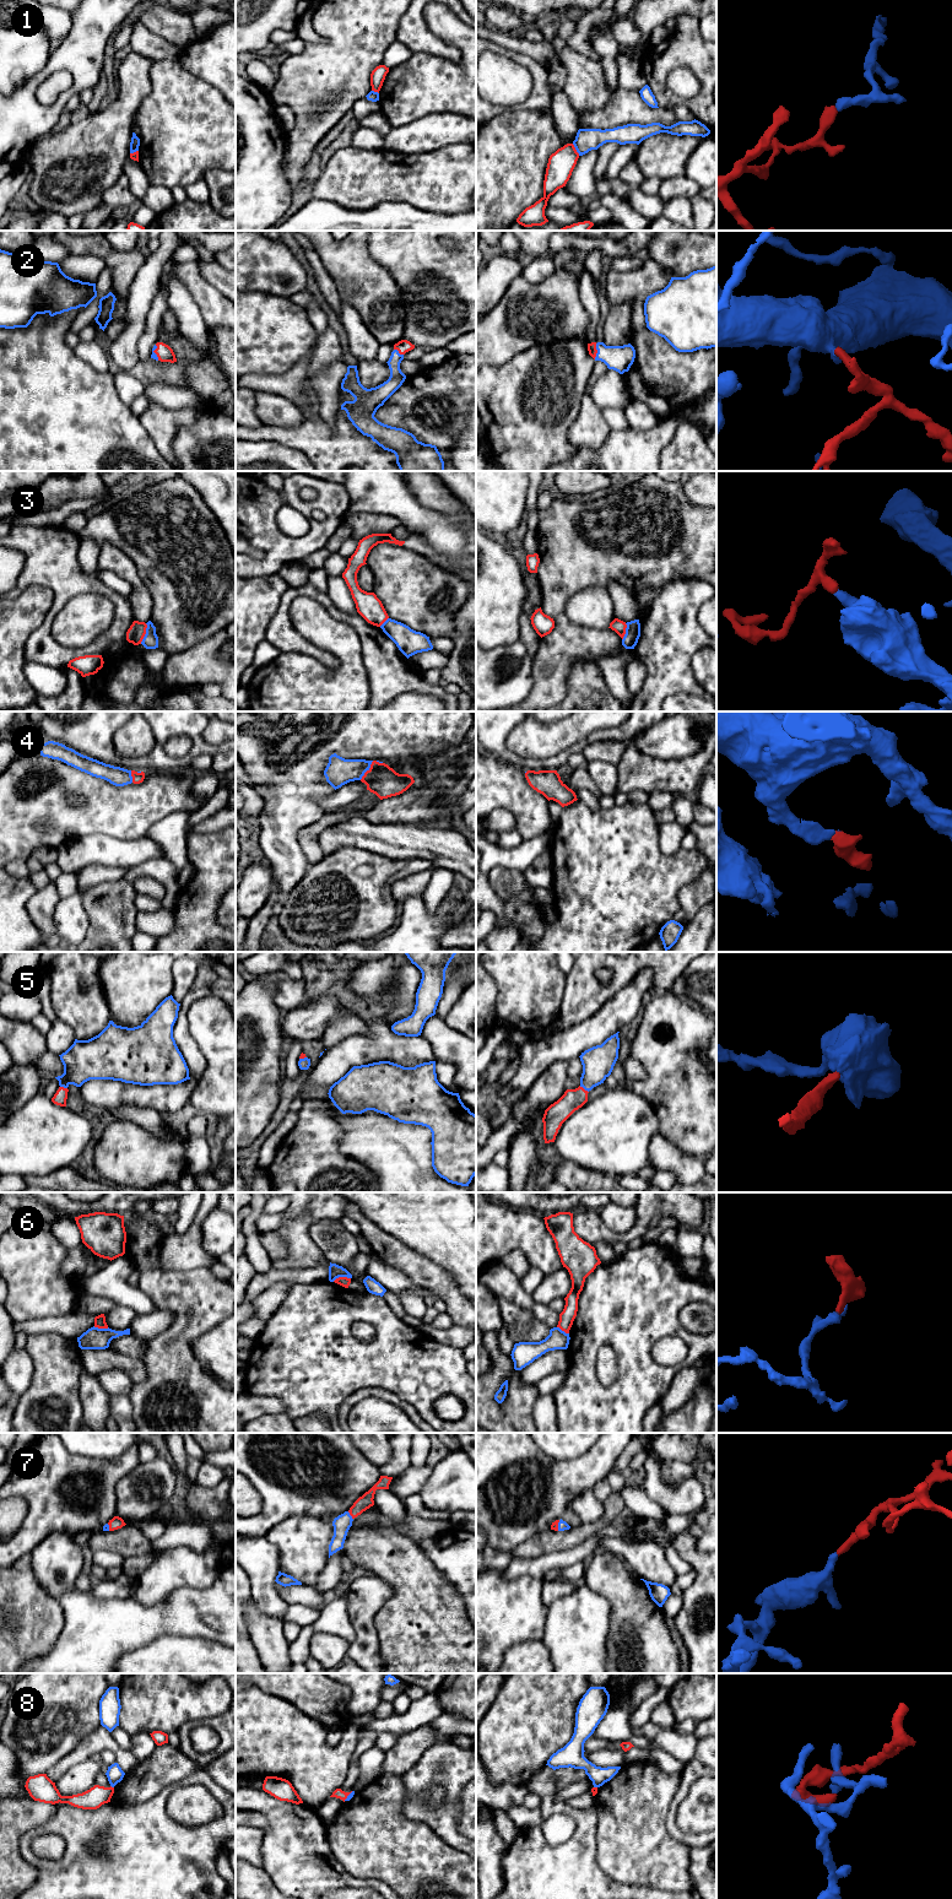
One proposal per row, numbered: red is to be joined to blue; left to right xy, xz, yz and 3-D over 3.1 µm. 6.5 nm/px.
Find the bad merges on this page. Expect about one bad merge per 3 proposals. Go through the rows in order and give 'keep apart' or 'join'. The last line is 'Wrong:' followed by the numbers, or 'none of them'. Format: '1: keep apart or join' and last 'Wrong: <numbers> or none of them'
1: keep apart
2: join
3: keep apart
4: join
5: join
6: keep apart
7: join
8: keep apart
Wrong: 1, 3, 6, 8

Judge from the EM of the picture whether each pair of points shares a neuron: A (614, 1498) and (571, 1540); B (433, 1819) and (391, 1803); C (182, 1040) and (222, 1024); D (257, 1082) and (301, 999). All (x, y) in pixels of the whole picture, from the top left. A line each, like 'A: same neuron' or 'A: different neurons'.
A: same neuron
B: different neurons
C: different neurons
D: different neurons

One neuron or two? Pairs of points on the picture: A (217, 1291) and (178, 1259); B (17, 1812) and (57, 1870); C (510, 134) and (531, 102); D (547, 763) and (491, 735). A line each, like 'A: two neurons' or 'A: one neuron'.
A: two neurons
B: two neurons
C: two neurons
D: one neuron

